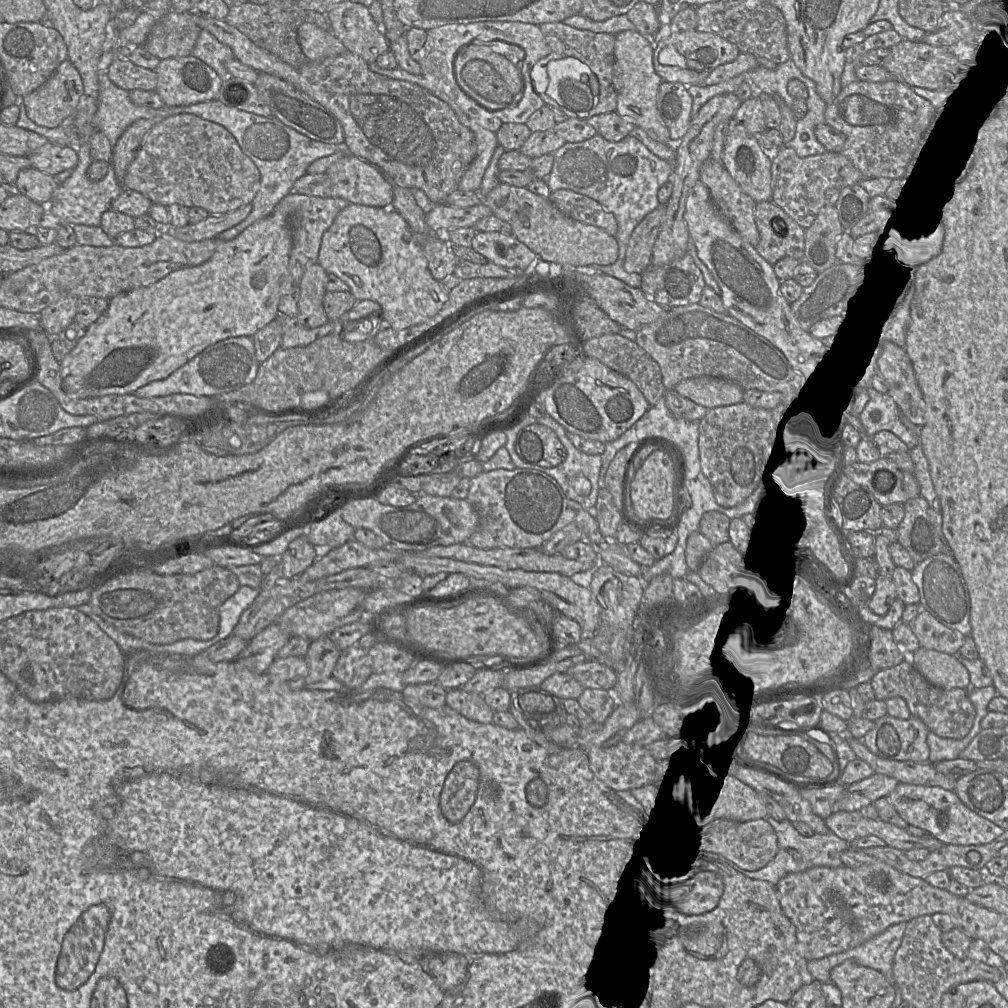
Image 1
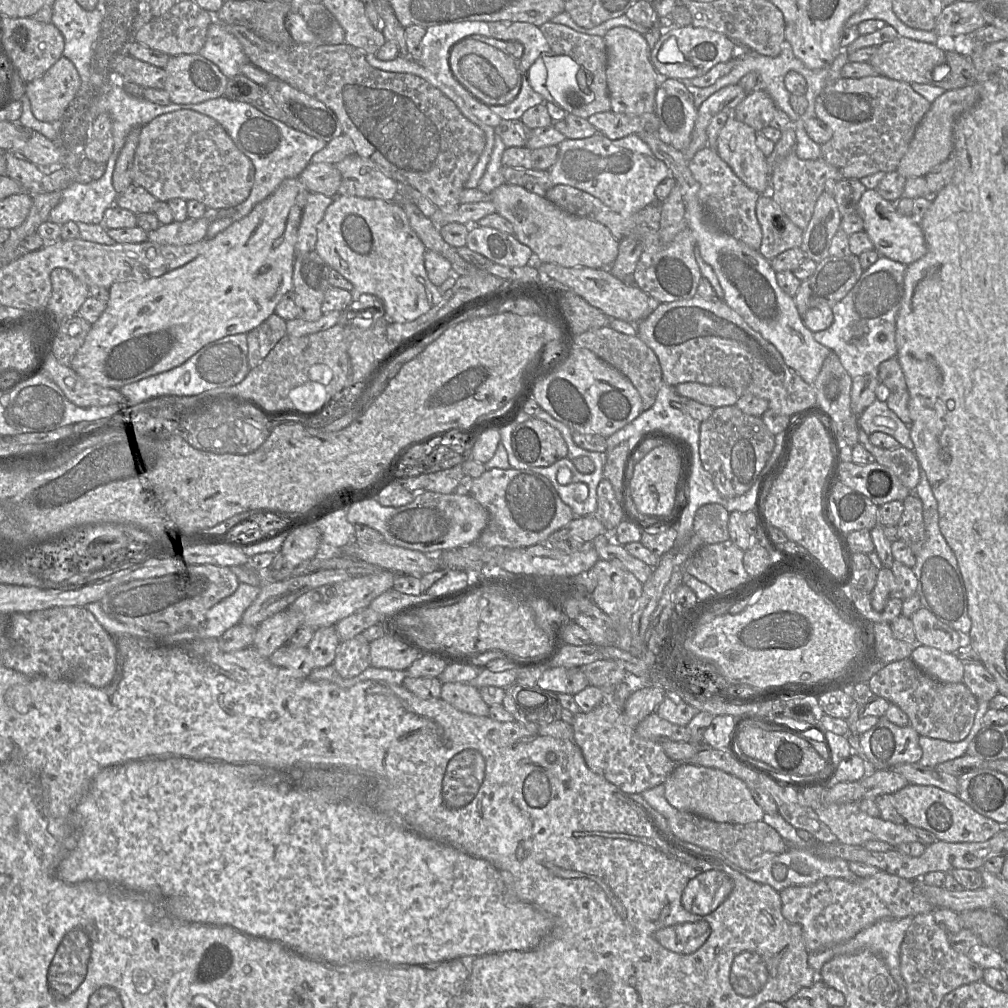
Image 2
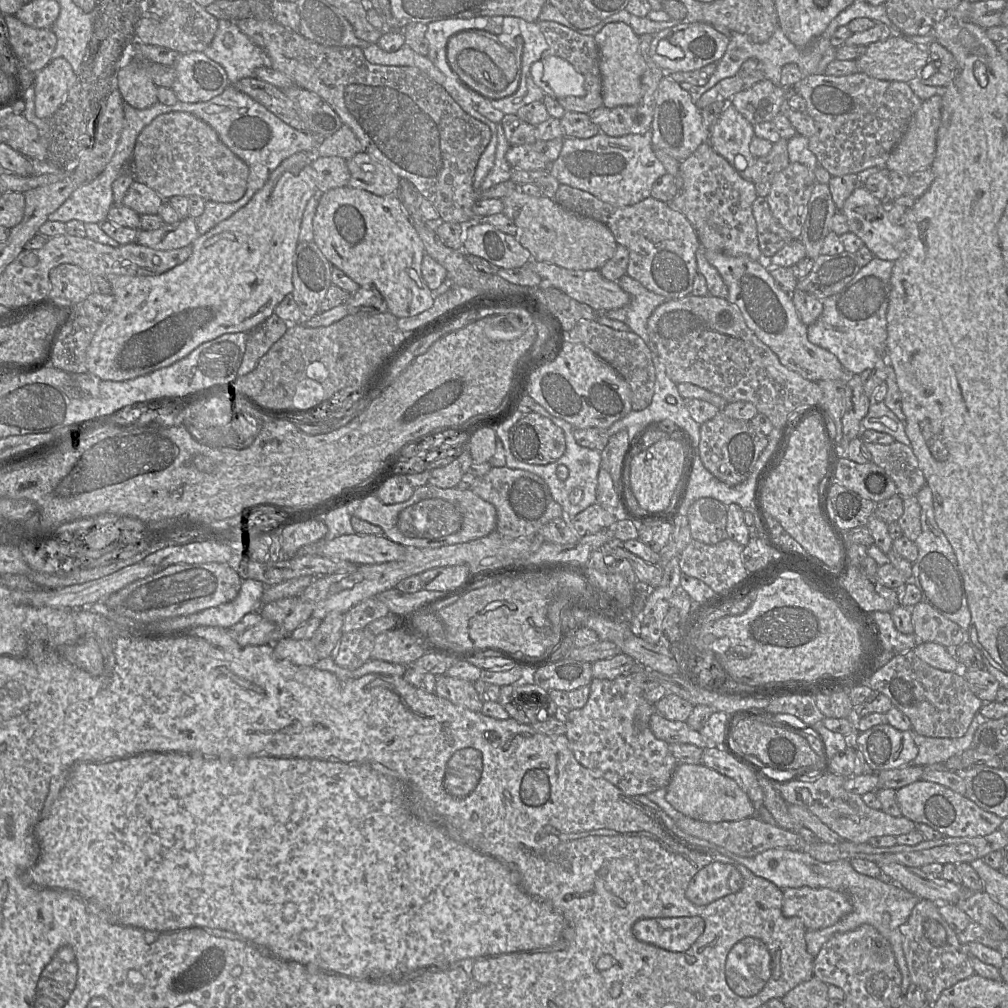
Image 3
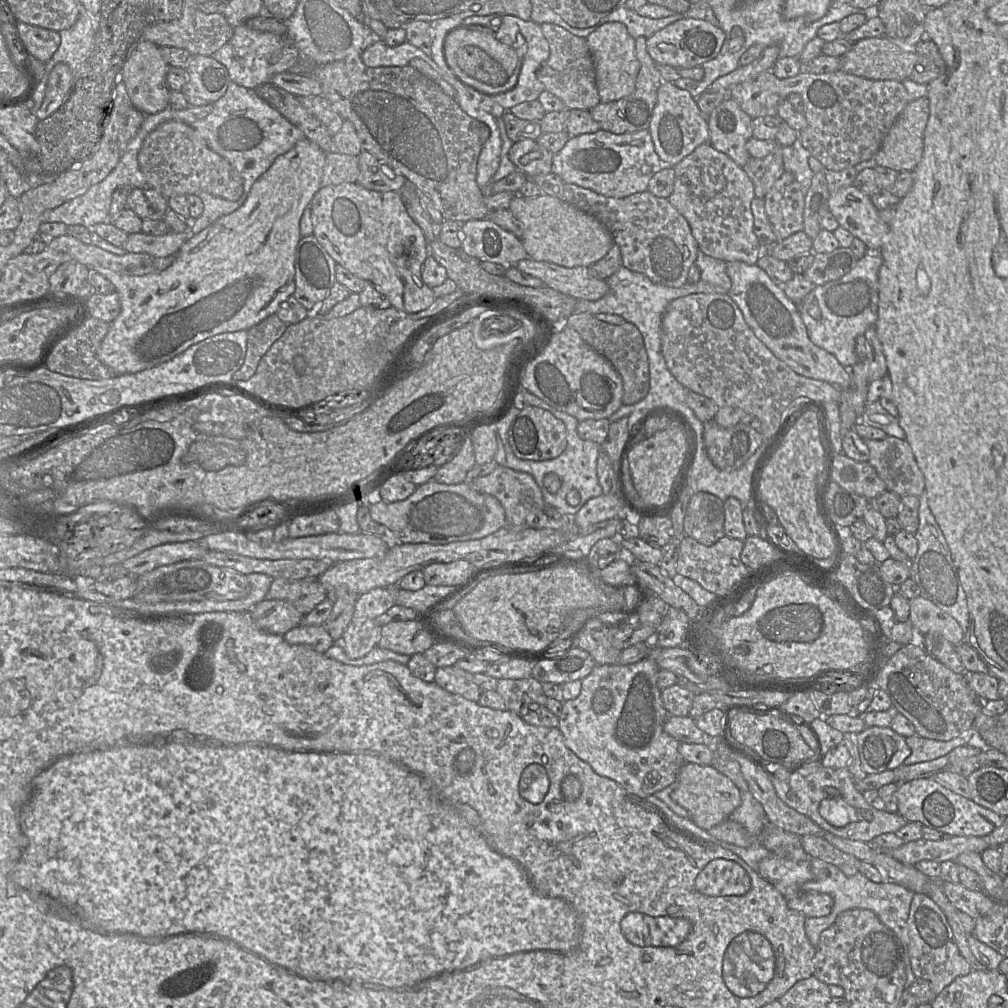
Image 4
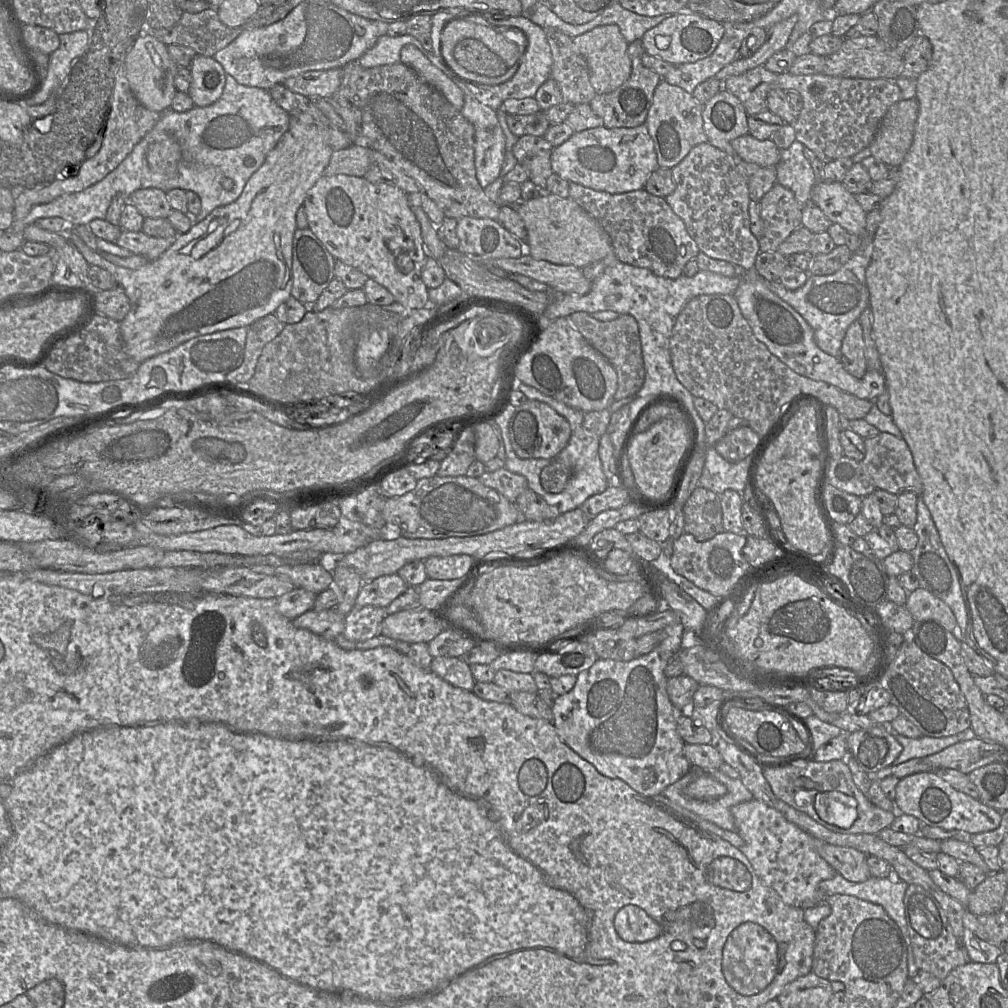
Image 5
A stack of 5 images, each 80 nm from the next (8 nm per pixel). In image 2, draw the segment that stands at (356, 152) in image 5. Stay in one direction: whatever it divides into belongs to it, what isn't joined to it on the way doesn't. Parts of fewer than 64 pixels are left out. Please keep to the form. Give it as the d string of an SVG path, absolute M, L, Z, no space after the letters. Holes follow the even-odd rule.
M310 163L298 179L310 193L331 198L337 196L341 184L340 172L334 164L329 163Z

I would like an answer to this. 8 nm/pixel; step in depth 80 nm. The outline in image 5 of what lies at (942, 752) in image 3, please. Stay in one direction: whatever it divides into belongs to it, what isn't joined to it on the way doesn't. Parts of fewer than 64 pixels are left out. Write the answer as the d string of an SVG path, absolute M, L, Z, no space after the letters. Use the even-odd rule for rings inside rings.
M892 732L897 741L902 745L903 750L895 759L892 765L899 765L913 758L924 758L926 756L940 752L941 750L965 739L968 733L958 733L946 737L909 738L898 732Z

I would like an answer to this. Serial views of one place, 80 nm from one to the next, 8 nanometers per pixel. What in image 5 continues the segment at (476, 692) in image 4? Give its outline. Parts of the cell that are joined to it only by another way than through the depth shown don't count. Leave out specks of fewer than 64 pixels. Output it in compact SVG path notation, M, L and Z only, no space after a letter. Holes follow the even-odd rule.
M434 657L430 670L453 686L467 691L472 691L476 683L470 666L459 657Z

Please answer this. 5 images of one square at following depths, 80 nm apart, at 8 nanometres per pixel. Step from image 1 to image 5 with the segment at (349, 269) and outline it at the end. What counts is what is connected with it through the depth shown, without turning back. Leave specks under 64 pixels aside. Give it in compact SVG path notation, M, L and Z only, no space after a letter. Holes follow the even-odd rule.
M323 175L308 191L303 208L309 229L336 260L356 268L385 287L394 296L395 301L405 307L411 309L425 307L429 301L428 288L422 281L421 275L428 259L428 252L421 235L420 224L411 209L407 193L395 186L373 184L364 177ZM402 251L411 254L411 266L407 270L401 270L397 265L396 254Z

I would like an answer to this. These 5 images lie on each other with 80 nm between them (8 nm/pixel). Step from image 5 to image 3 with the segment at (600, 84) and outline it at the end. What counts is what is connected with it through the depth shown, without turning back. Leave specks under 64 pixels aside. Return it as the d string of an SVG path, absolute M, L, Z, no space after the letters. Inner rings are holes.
M623 22L604 26L595 36L600 55L603 106L631 106L639 103L643 95L642 76L645 61L639 50L639 36Z

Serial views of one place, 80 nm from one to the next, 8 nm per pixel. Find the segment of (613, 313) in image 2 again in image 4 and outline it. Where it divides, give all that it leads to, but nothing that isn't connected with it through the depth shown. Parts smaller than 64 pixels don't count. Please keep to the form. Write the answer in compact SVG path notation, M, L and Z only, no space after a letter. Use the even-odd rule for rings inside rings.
M530 258L520 260L515 267L540 279L545 286L576 299L595 301L609 291L606 280L593 276L590 267L567 268Z

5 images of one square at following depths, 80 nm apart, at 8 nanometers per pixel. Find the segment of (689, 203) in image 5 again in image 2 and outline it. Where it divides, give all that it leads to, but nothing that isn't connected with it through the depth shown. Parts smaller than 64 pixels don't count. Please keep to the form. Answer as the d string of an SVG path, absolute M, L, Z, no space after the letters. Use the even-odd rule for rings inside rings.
M709 146L699 150L688 162L688 167L699 183L699 200L703 204L708 220L721 232L744 242L758 250L762 242L762 229L756 217L756 203L760 194L749 188L729 165Z

